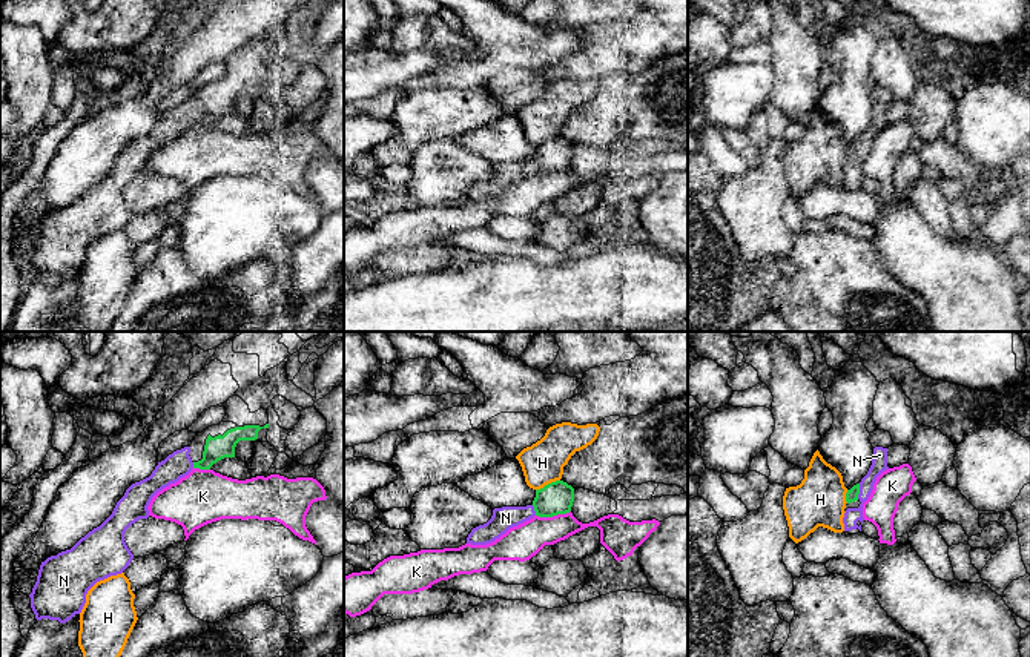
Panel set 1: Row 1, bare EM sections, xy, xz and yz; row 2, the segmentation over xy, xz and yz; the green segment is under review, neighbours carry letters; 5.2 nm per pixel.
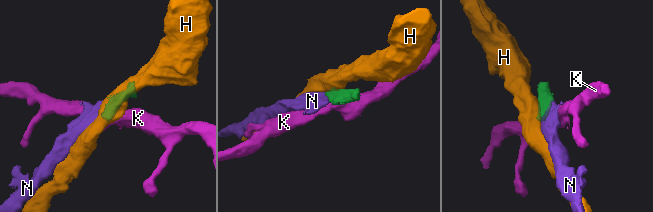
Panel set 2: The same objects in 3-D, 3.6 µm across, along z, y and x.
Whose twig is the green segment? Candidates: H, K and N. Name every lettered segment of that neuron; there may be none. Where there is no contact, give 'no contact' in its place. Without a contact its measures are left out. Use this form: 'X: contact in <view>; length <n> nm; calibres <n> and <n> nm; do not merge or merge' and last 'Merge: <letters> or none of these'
H: contact in xz; length 140 nm; calibres 170 and 220 nm; do not merge
K: contact in xz; length 190 nm; calibres 170 and 180 nm; do not merge
N: contact in yz; length 80 nm; calibres 60 and 80 nm; merge
Merge: N

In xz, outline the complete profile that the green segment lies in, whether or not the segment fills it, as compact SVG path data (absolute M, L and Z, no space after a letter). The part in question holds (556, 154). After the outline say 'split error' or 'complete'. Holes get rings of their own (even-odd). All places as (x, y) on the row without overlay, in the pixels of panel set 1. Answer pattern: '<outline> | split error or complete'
M556 137L536 146L536 154L527 163L494 164L491 175L471 186L467 200L487 201L499 195L510 184L517 183L534 172L553 173L571 167L574 158L574 144L563 137Z | split error

